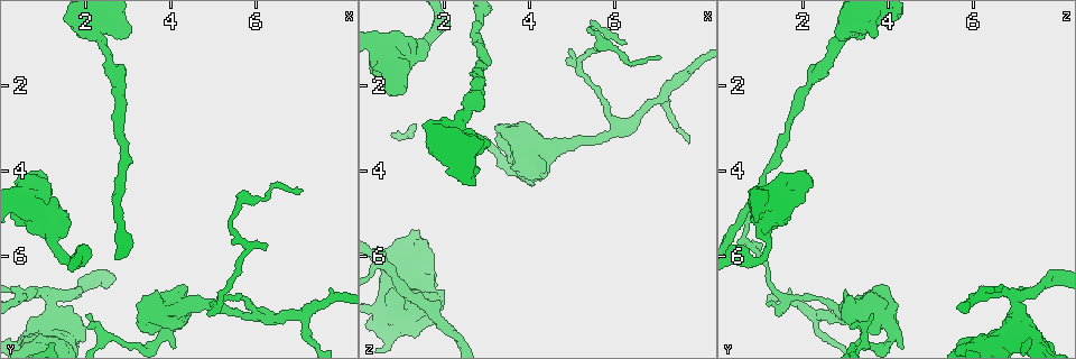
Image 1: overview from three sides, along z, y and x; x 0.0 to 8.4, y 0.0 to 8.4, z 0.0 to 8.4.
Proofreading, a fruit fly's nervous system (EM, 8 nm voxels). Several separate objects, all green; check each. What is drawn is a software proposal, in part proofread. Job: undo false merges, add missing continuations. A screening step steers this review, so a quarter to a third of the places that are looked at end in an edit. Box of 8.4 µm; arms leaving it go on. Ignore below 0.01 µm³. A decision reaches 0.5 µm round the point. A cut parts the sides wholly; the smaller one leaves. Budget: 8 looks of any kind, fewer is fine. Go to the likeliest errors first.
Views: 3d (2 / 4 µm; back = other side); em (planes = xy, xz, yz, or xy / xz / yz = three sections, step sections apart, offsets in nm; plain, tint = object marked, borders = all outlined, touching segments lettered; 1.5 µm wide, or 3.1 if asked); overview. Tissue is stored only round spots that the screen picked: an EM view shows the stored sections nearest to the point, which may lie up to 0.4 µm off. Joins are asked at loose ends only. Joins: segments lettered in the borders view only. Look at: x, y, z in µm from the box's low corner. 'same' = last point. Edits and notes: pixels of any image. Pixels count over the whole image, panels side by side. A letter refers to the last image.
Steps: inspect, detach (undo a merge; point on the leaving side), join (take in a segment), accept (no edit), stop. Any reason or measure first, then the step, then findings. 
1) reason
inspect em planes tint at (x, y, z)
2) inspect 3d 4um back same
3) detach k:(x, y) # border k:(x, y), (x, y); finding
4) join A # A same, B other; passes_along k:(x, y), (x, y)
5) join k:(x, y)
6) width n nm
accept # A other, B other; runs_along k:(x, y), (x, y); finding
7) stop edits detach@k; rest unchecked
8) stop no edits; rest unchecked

three arms meet
inspect em planes borders at (1.10, 6.90, 6.85)

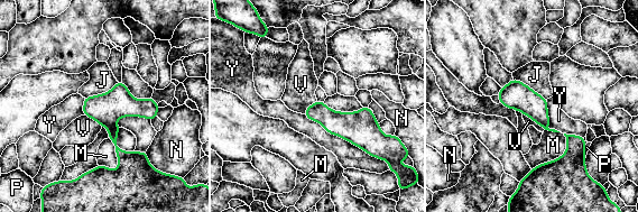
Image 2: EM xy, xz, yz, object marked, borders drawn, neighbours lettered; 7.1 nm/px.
longest_contact Y 600 nm
detach 2:(105, 109) # J other, M other, N other, P other, V other, Y other; two neurons meet here

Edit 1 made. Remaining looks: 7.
free end
inspect 3d 2um at (3.60, 6.80, 2.95)

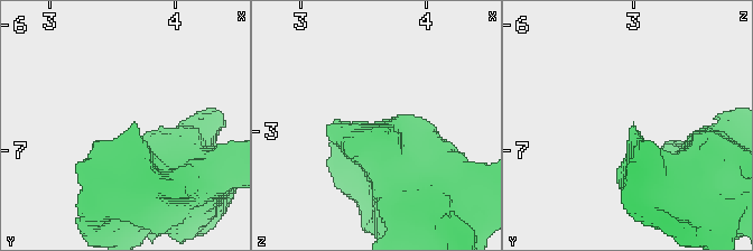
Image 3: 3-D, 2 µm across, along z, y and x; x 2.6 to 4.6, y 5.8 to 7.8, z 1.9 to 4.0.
inspect em xy step 8 tint at (3.66, 6.78, 3.02)

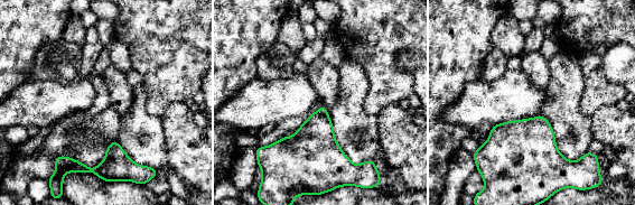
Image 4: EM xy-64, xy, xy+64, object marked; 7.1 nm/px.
cut it another way
inspect em planes borders same

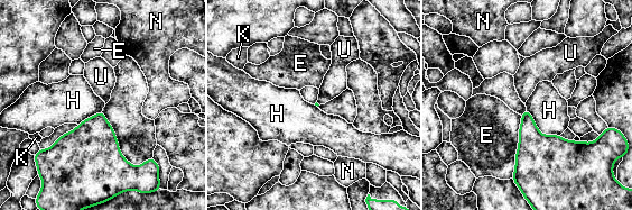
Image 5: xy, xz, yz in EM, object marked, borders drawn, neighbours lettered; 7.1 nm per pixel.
accept # E other, H other, K other, N other, U other; border 5:(527, 108), (542, 134), (559, 136); none of them fits

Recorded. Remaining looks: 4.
abrupt turn
inspect em xy step 4 tint at (1.35, 6.00, 1.15)

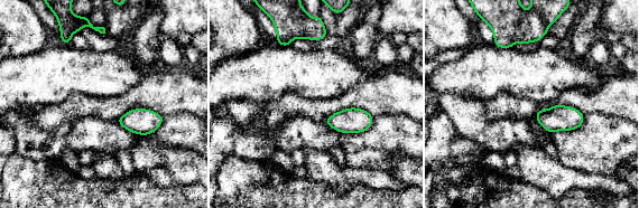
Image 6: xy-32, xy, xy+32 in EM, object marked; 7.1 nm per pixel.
inspect em planes borders same

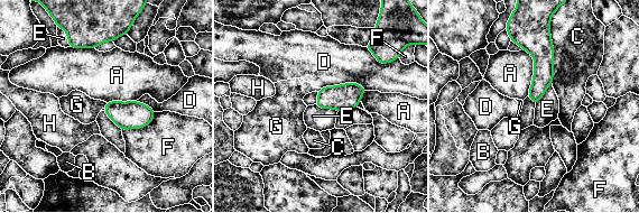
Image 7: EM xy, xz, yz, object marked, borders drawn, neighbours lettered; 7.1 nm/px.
width 120 nm
accept # A other, B other, C other, D other, E other, F other, G other, H other; runs_along 7:(535, 38), (542, 49), (535, 99); continuous, no second neuron

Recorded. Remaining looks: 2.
stop edits detach@2; rest unchecked

